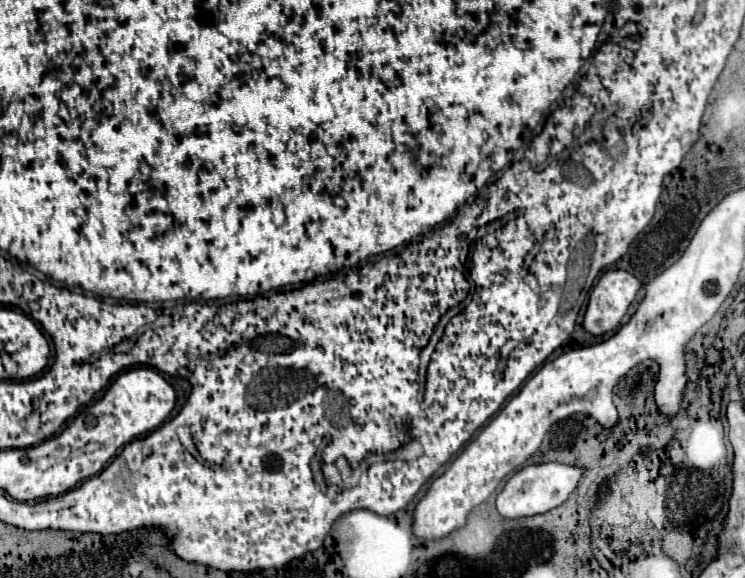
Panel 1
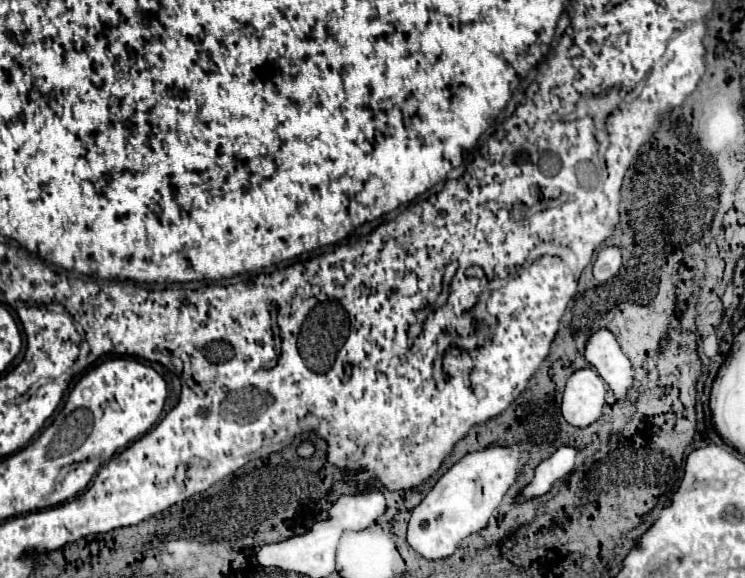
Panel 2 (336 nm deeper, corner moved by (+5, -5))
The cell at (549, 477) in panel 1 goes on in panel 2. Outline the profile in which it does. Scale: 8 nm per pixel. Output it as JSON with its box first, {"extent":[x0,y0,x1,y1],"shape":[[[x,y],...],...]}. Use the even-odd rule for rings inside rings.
{"extent":[517,446,585,500],"shape":[[[561,446],[553,456],[545,458],[537,464],[533,480],[517,492],[517,498],[533,500],[551,492],[559,480],[565,480],[575,472],[575,460],[581,450],[585,450],[585,446]]]}

